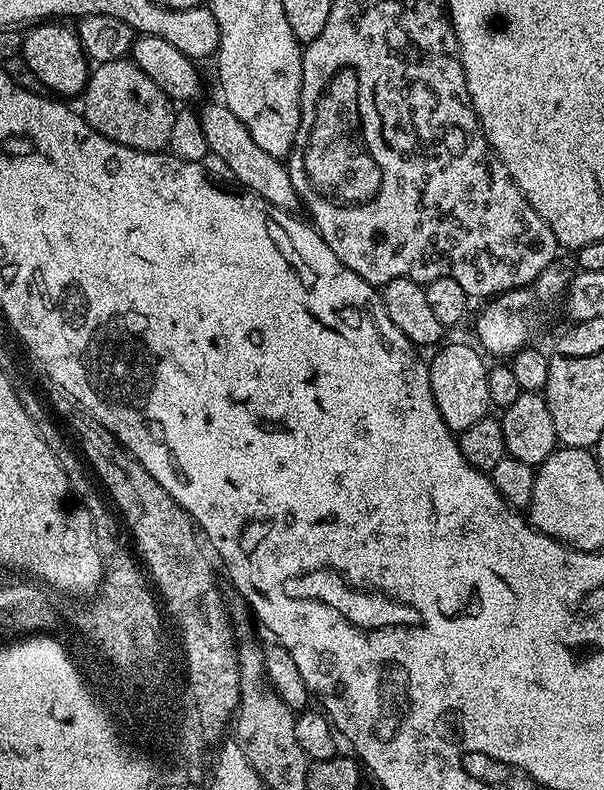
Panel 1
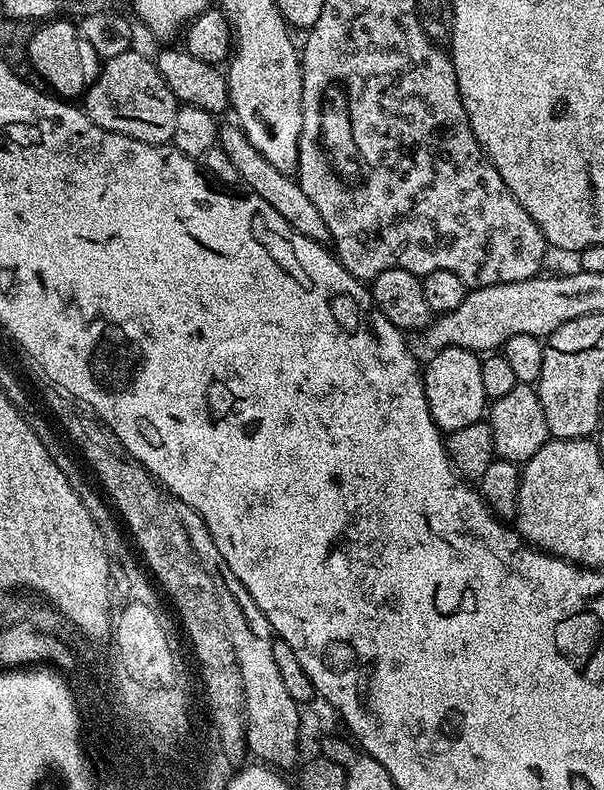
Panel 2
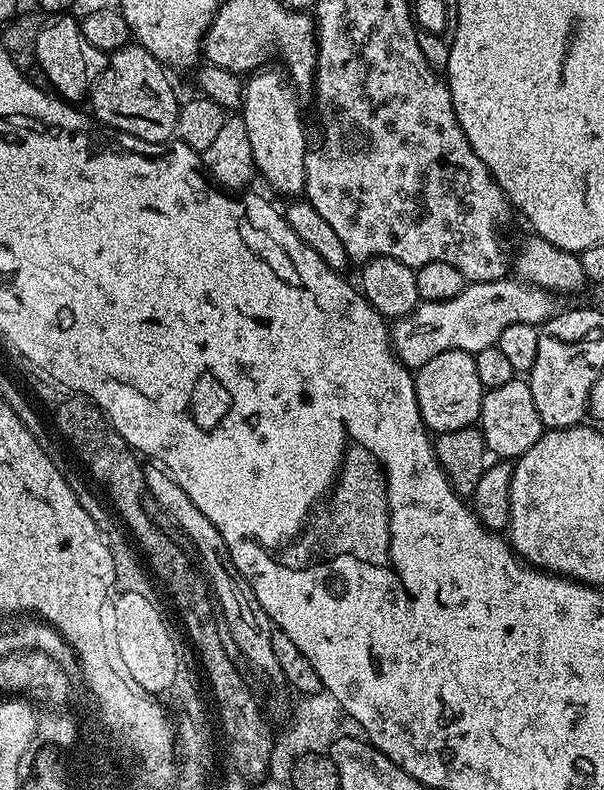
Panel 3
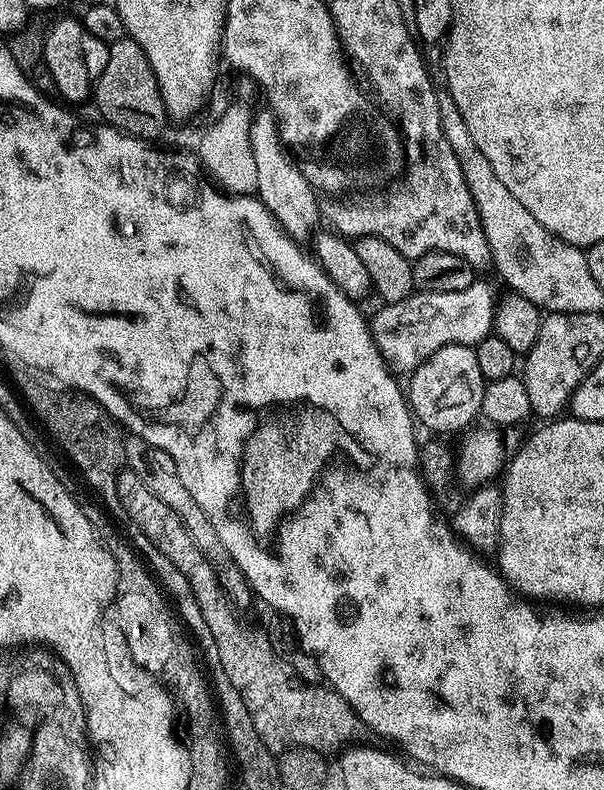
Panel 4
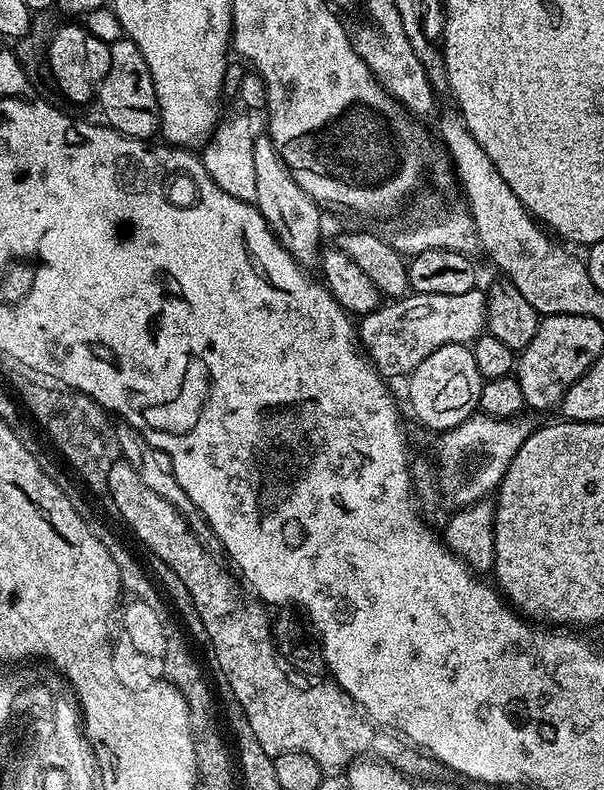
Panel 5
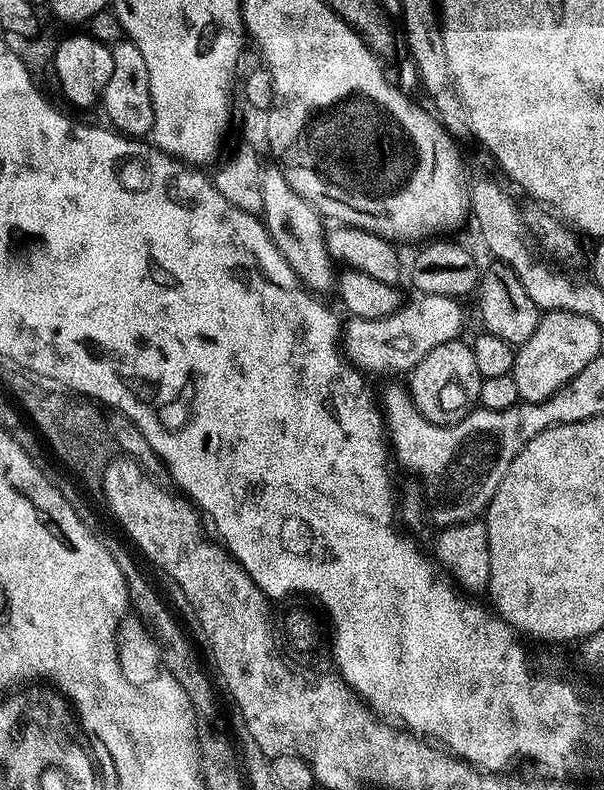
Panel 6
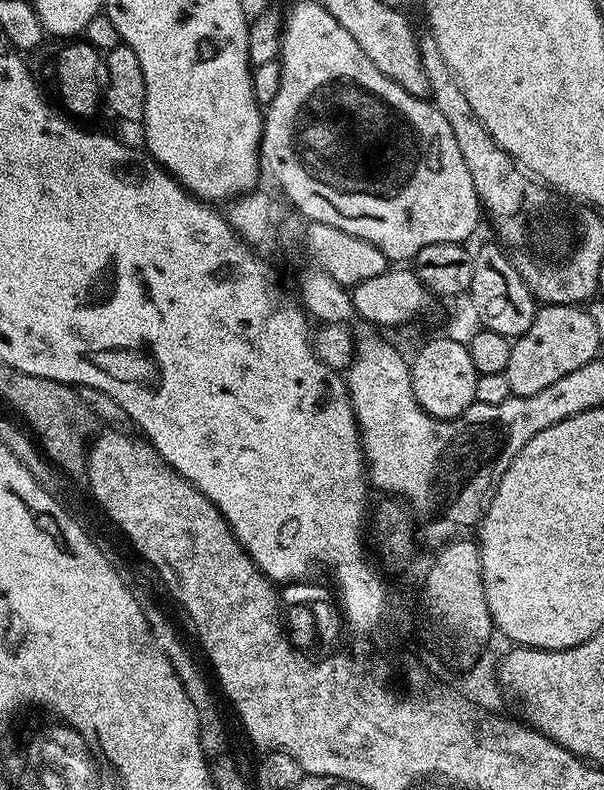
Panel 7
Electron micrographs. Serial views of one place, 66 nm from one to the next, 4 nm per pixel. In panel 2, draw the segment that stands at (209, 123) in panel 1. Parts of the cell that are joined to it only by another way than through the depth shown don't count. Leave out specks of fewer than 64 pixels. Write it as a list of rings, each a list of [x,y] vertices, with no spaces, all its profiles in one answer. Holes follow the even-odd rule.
[[[229,122],[225,128],[223,125],[219,129],[218,146],[233,162],[239,179],[248,187],[245,189],[251,190],[258,198],[270,202],[270,206],[274,206],[274,210],[278,210],[278,214],[282,214],[282,218],[290,222],[294,231],[322,245],[327,245],[331,241],[332,235],[322,219],[322,214],[318,214],[318,206],[314,206],[314,202],[306,198],[306,190],[302,190],[299,179],[293,178],[287,172],[275,169],[270,162],[266,162],[266,158],[262,158],[262,154],[258,154],[258,150],[250,146],[250,138],[246,138],[239,124]]]

